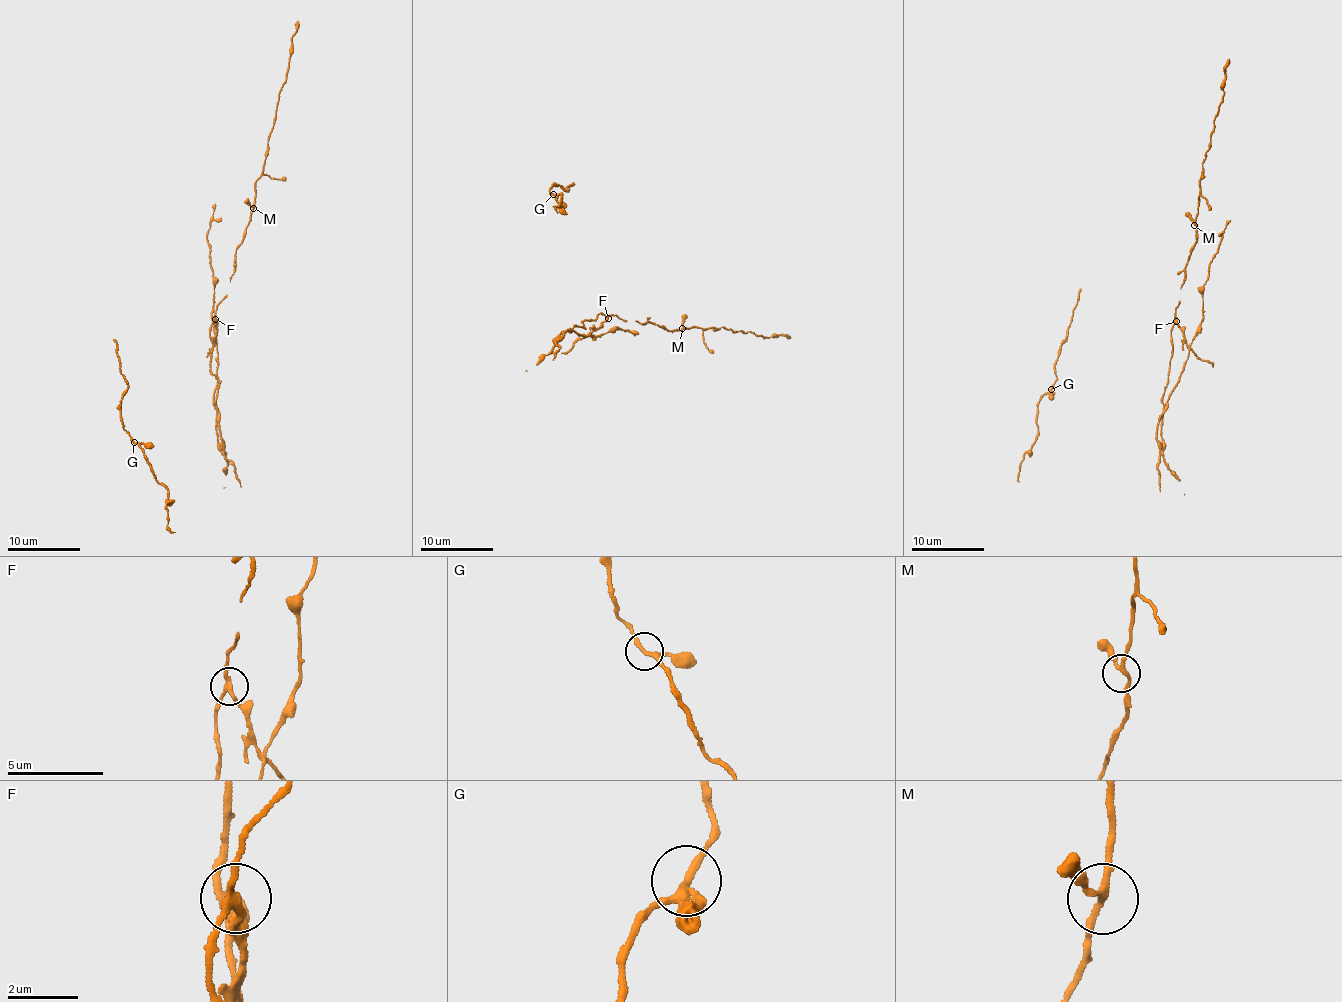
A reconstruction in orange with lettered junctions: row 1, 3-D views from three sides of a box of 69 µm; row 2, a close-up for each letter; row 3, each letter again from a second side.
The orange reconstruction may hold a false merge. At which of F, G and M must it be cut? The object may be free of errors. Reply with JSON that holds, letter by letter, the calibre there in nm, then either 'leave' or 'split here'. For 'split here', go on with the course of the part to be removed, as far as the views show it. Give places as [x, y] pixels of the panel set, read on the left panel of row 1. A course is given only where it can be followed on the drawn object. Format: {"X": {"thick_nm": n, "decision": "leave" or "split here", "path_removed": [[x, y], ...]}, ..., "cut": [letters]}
{"F": {"thick_nm": 170, "decision": "split here", "path_removed": [[215, 319], [217, 382], [213, 400], [219, 416], [224, 457], [233, 466], [234, 476], [241, 486]]}, "G": {"thick_nm": 190, "decision": "leave"}, "M": {"thick_nm": 180, "decision": "leave"}, "cut": ["F"]}

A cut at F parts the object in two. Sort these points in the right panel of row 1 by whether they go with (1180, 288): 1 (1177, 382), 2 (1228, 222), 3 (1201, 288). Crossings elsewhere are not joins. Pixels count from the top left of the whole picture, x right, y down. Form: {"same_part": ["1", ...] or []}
{"same_part": []}

